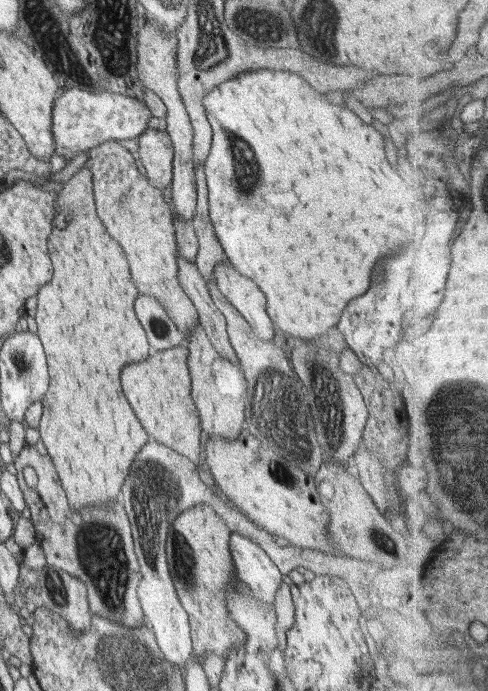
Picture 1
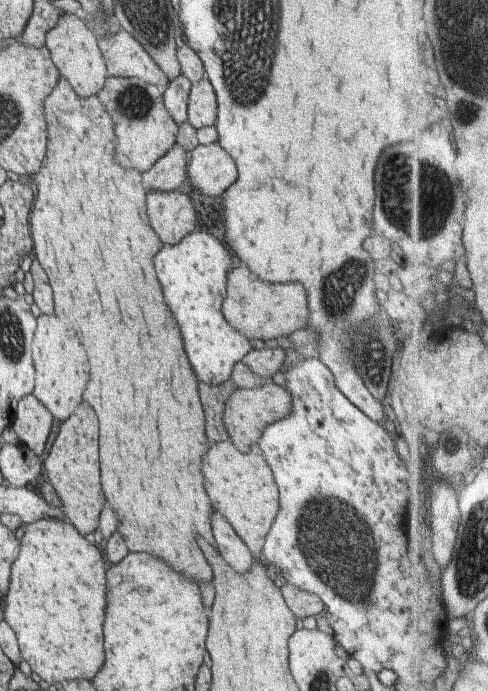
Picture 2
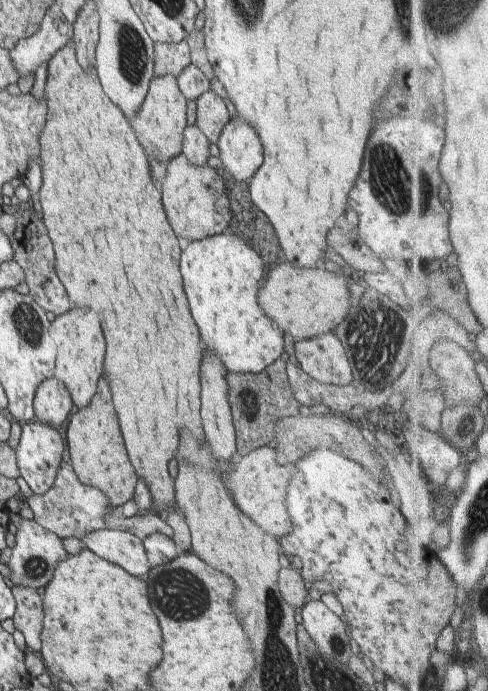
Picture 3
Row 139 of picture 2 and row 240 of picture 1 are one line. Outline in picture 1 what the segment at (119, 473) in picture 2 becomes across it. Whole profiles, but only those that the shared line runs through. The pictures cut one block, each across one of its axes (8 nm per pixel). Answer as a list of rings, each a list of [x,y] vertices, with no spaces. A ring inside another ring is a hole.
[[[84,165],[56,196],[52,232],[47,240],[53,276],[50,284],[42,286],[38,292],[37,315],[34,316],[50,374],[50,386],[41,398],[44,408],[38,431],[73,512],[84,506],[108,508],[120,494],[136,454],[148,442],[148,434],[120,388],[120,370],[126,364],[146,360],[153,352],[134,311],[134,298],[139,293],[130,280],[127,256],[120,244],[108,236],[97,215],[91,174]]]

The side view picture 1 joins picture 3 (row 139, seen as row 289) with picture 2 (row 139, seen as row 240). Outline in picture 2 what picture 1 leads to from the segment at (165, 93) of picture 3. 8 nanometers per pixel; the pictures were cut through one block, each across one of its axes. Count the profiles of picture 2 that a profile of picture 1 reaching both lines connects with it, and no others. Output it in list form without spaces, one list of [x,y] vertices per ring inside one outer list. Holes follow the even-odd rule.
[[[107,77],[98,96],[116,120],[116,158],[122,166],[143,174],[176,144],[179,126],[164,104],[163,91],[155,84],[134,77]]]

